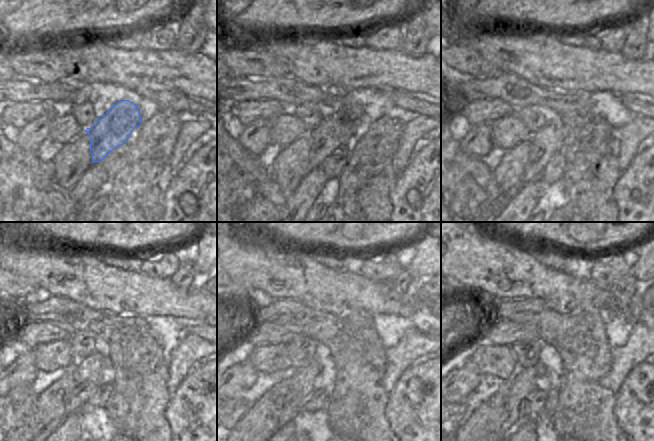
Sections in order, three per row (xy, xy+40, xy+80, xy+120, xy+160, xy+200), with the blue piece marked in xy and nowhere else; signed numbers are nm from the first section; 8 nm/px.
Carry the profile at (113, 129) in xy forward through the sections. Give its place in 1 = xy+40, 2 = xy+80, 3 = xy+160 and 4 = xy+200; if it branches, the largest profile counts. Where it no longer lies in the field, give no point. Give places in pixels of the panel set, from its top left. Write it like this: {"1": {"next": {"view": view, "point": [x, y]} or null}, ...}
{"1": {"next": {"view": "xy+40", "point": [337, 131]}}, "2": {"next": {"view": "xy+80", "point": [546, 142]}}, "3": {"next": {"view": "xy+160", "point": [302, 380]}}, "4": {"next": {"view": "xy+200", "point": [522, 384]}}}

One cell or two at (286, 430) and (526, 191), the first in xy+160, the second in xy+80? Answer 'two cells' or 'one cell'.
one cell

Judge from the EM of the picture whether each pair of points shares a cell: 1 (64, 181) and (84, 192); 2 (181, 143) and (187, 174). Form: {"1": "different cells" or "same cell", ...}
{"1": "different cells", "2": "different cells"}

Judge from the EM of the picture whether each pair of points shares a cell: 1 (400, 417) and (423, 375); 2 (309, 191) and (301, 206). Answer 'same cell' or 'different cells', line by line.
1: same cell
2: same cell

